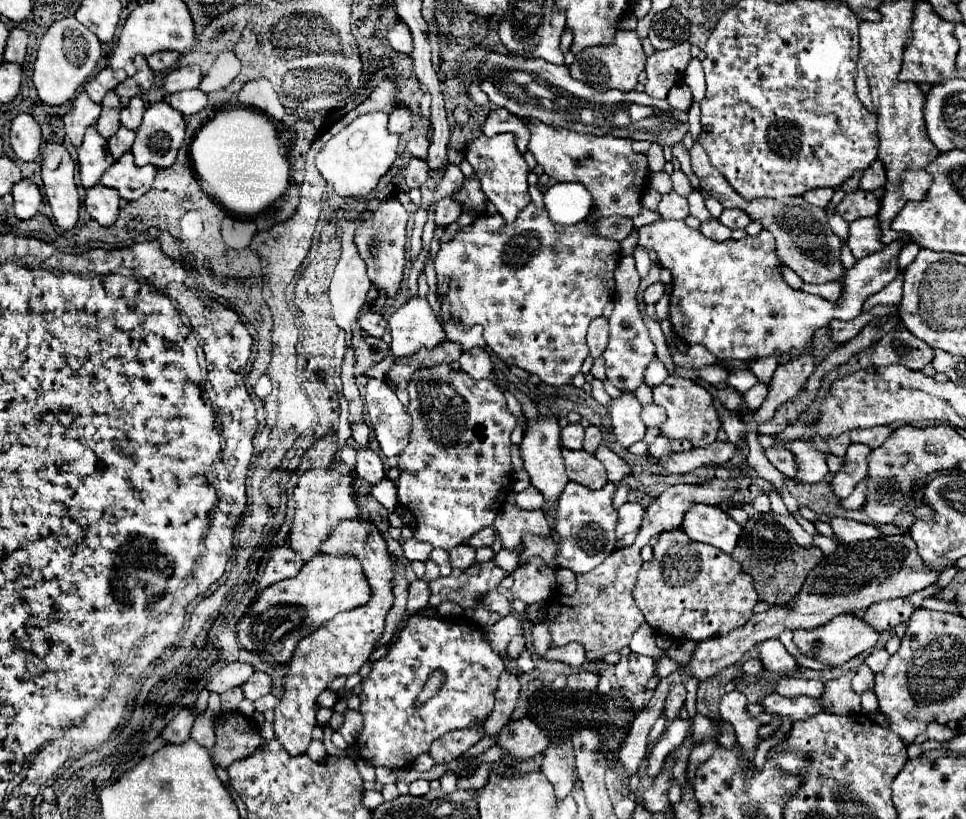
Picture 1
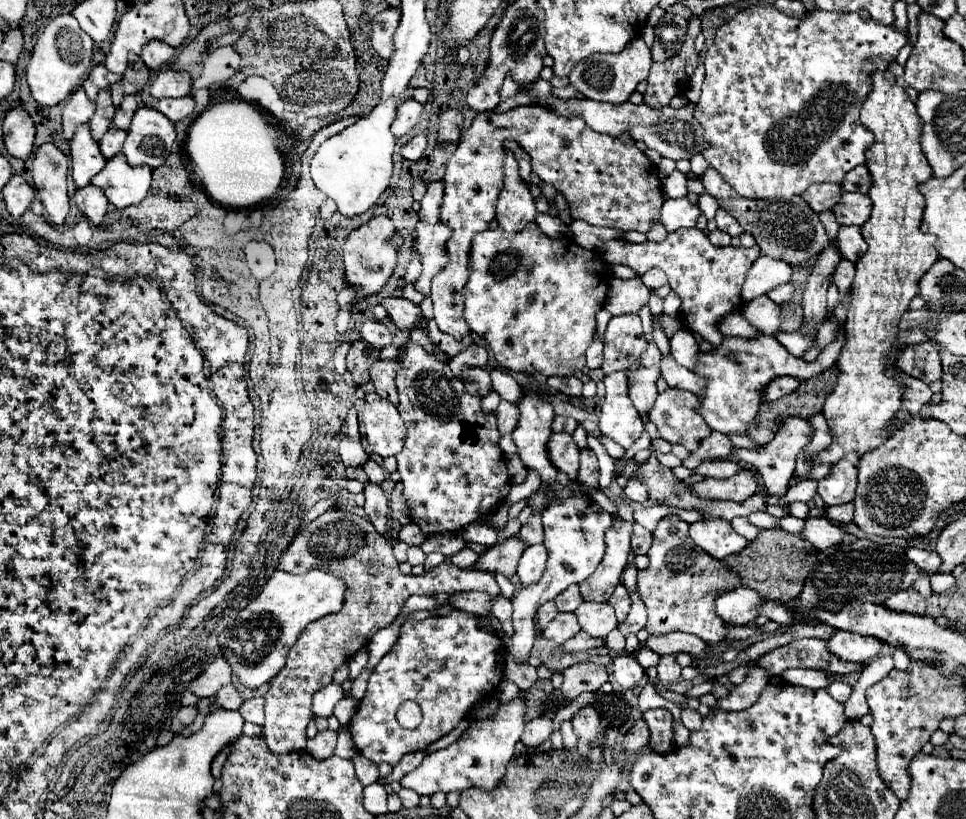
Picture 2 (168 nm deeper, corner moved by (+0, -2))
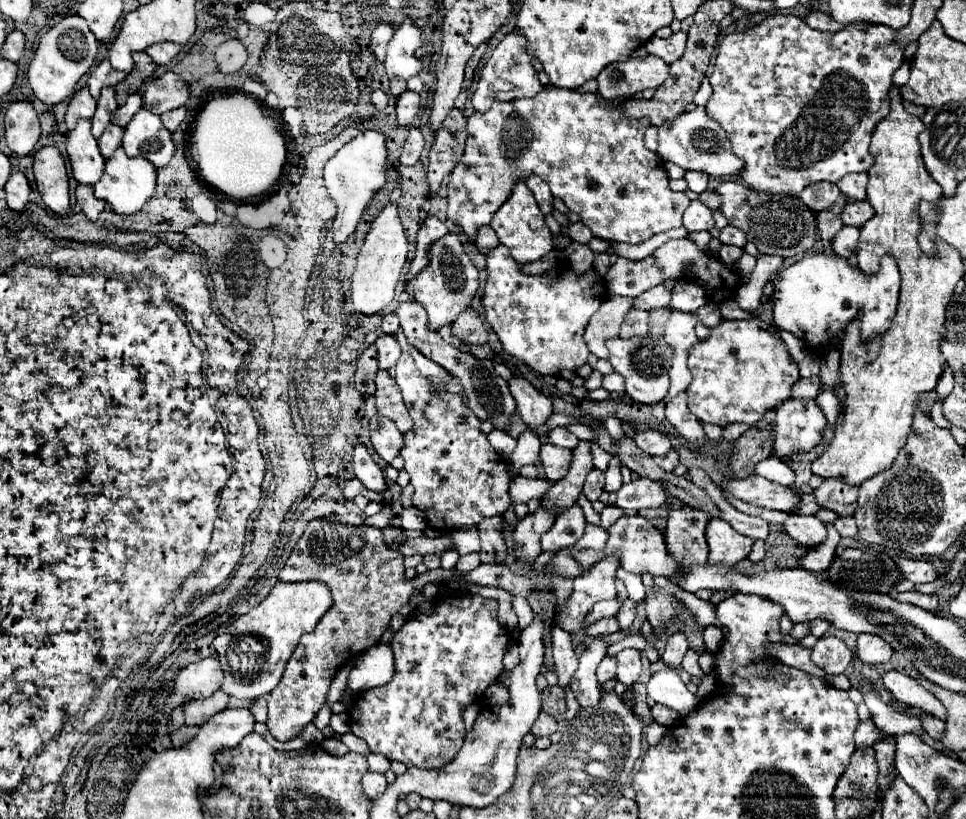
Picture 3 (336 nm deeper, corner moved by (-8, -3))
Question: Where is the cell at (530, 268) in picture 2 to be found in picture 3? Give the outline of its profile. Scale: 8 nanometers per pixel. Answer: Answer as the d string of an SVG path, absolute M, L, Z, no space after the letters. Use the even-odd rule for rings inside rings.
M503 243L489 249L485 261L487 283L481 305L503 349L541 375L559 375L561 371L577 371L583 367L591 355L583 339L585 327L607 299L607 287L599 273L589 269L577 275L569 265L560 263L541 275L527 275Z

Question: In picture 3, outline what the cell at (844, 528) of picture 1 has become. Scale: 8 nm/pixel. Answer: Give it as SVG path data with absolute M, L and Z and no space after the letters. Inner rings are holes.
M791 515L785 523L785 531L805 547L819 547L827 541L827 529L815 515Z

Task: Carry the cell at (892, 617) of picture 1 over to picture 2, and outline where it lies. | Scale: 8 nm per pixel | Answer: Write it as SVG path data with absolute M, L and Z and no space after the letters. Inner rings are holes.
M903 590L885 600L885 606L891 610L901 610L909 614L925 614L927 600L915 590Z

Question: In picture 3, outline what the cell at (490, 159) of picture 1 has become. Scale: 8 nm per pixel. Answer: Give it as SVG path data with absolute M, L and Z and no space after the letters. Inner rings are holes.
M517 181L517 183L515 183L515 187L513 187L509 199L507 199L507 201L501 205L501 209L493 215L493 219L491 219L489 225L495 229L499 241L509 247L511 257L513 257L517 263L521 263L521 265L531 263L531 261L537 261L537 259L545 257L545 255L553 249L553 245L551 245L551 231L549 231L549 227L545 225L543 213L539 211L537 201L533 199L533 193L525 187L523 181Z

